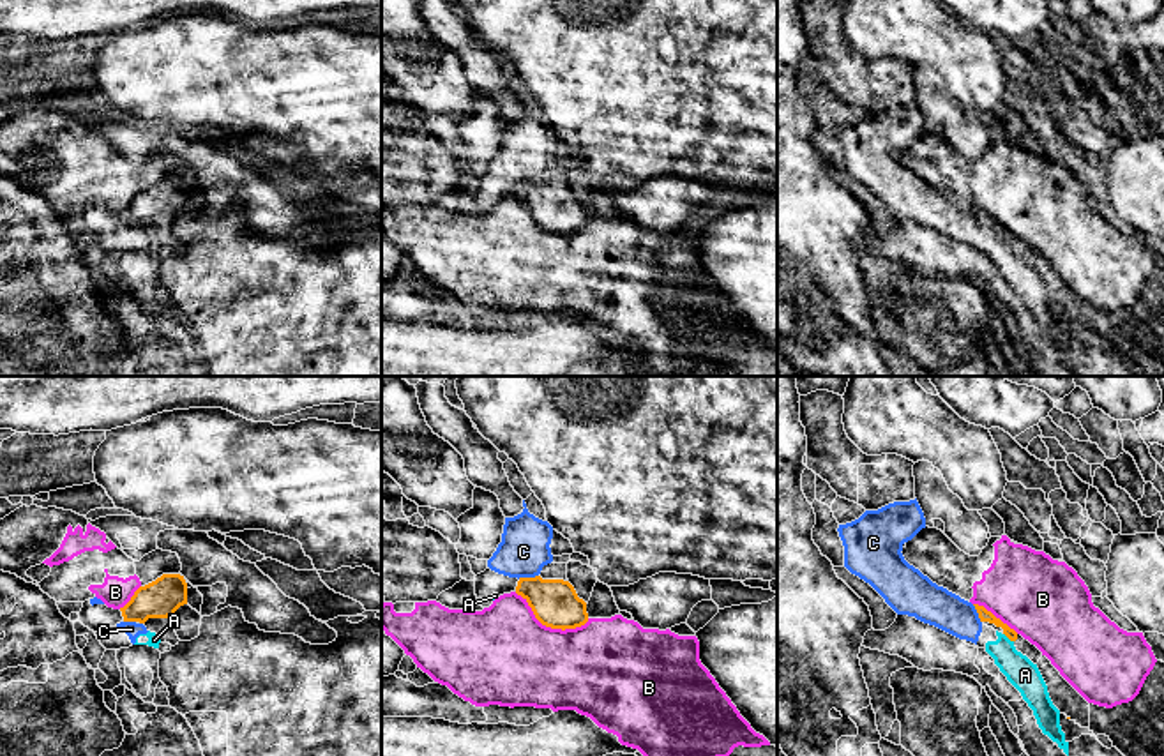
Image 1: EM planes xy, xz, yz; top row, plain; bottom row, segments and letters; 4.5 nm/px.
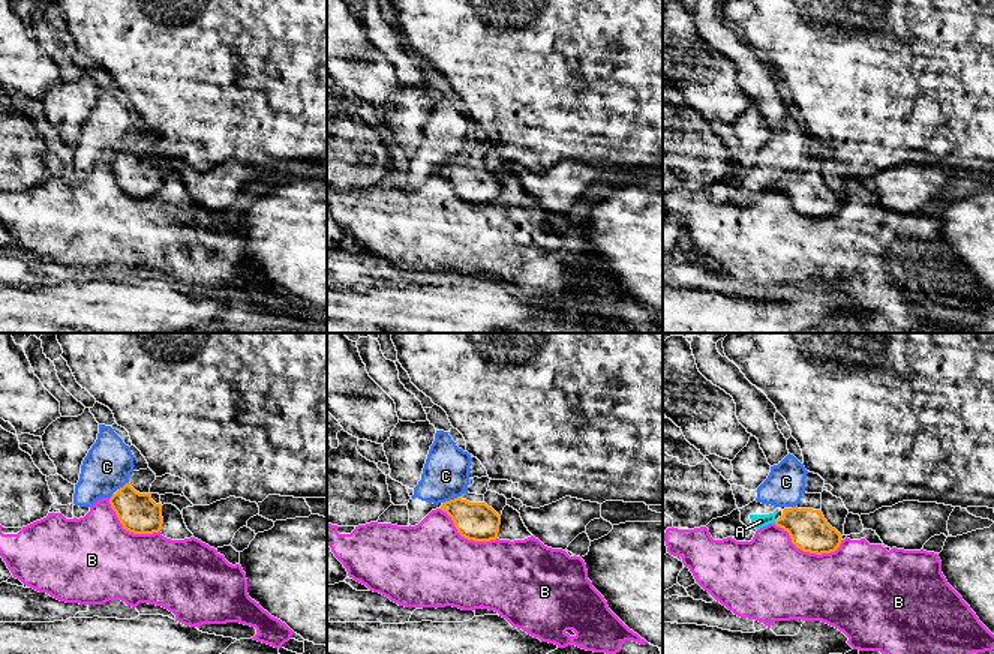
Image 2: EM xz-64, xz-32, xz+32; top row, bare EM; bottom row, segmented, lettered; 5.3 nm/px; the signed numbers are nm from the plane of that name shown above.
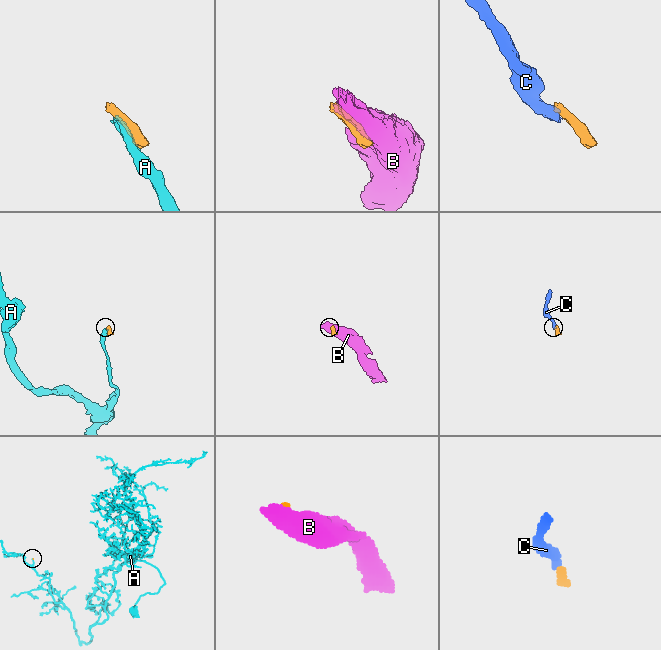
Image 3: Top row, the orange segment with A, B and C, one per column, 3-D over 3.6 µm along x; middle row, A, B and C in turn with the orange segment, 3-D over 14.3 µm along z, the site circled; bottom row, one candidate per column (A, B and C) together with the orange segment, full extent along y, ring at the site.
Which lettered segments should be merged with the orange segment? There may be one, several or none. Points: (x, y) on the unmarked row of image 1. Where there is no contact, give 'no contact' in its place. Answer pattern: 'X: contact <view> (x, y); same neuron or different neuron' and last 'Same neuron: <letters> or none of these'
A: contact yz (1009, 242); different neuron
B: contact xz (550, 230); different neuron
C: contact xz (527, 182); different neuron
Same neuron: none of these

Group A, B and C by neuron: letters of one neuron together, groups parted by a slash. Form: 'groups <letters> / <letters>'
groups A C / B

